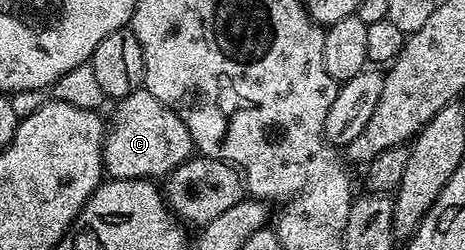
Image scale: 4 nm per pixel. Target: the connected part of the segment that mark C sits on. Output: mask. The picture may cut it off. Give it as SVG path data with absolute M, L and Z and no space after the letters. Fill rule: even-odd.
M145 89L134 90L117 100L116 107L118 116L114 127L112 123L109 128L104 148L104 171L109 178L158 181L191 158L195 145L184 121L180 121L172 109L156 101L152 93Z

